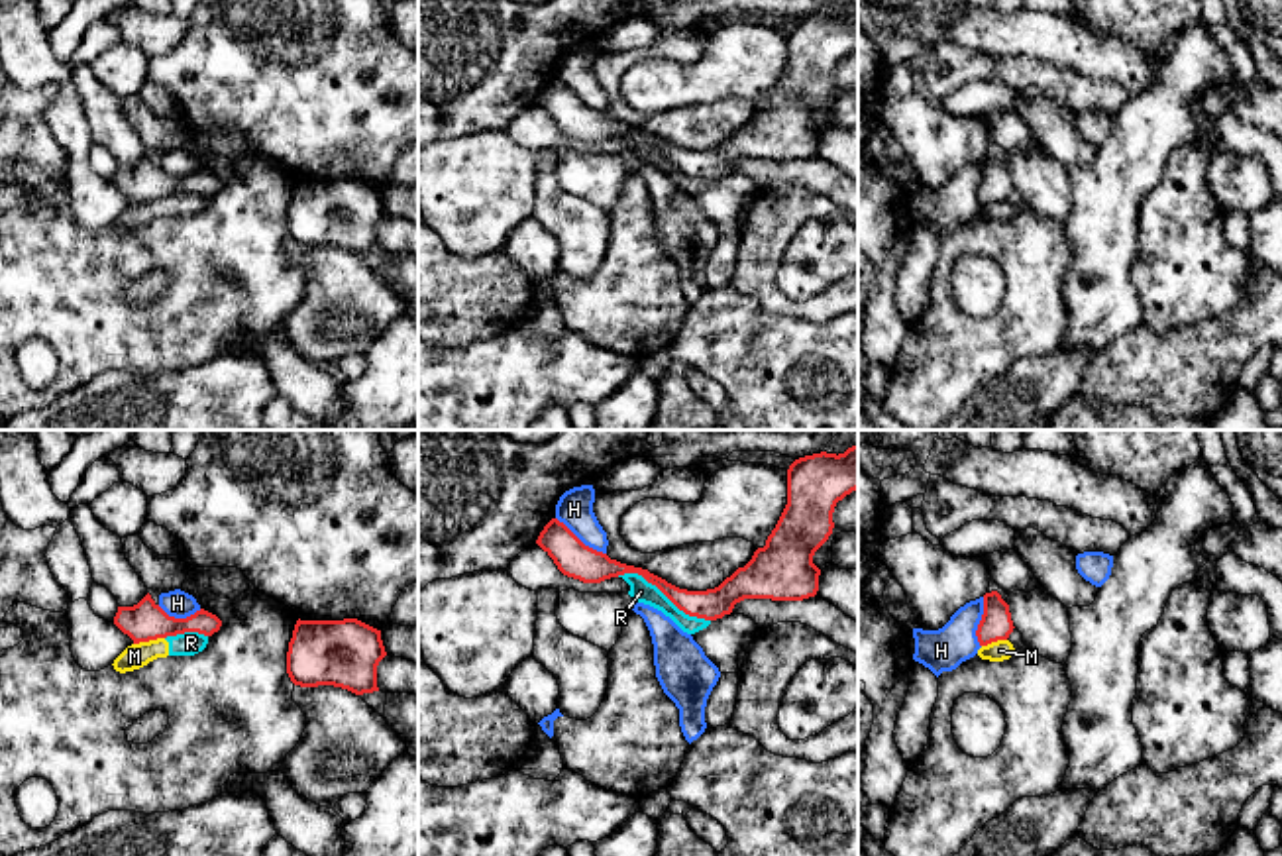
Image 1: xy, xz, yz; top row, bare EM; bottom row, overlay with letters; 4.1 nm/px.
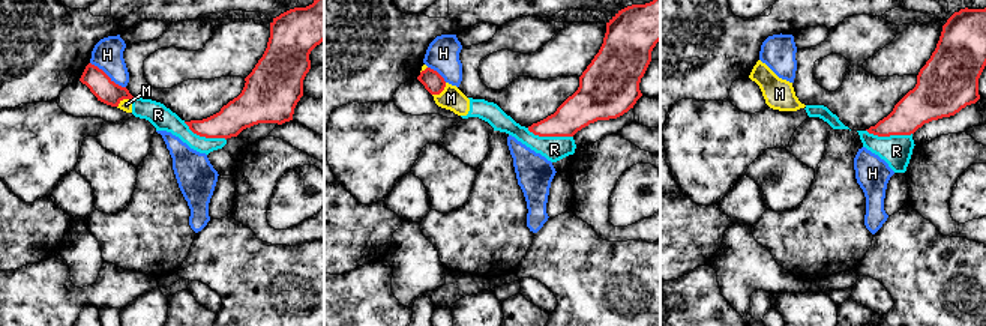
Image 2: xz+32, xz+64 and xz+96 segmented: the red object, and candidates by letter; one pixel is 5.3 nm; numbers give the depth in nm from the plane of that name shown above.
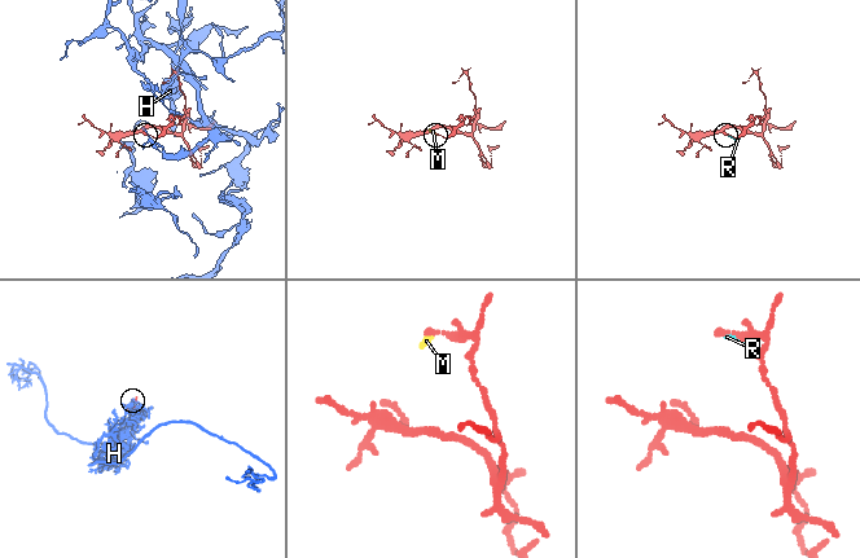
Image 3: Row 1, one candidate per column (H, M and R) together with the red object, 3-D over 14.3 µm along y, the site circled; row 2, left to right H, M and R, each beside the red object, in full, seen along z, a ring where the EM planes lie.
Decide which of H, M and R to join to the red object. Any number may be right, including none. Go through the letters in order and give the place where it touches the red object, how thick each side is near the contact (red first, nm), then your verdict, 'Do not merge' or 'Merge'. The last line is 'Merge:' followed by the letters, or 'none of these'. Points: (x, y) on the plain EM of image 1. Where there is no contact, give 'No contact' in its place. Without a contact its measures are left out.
H: Touches red at xz (580, 101). Thickness 150 nm (red) against 150 nm. Do not merge
M: Touches red at xy (148, 201). Thickness 160 nm (red) against 100 nm. Do not merge
R: Touches red at xz (664, 154). Thickness 130 nm (red) against 90 nm. Do not merge
Merge: none of these

